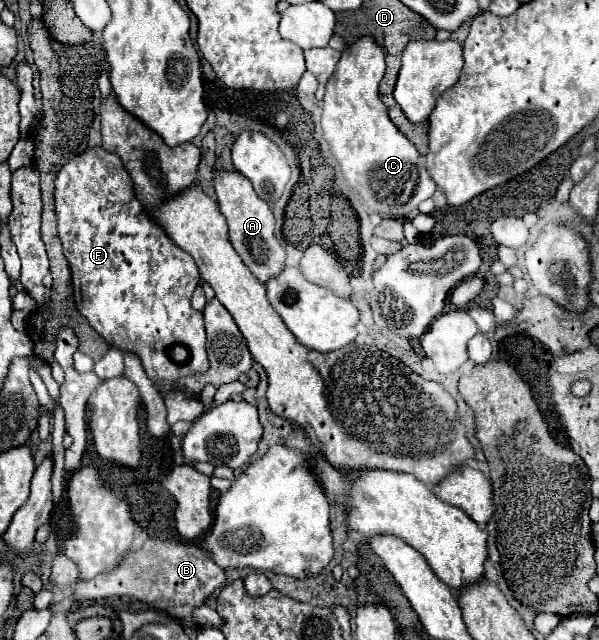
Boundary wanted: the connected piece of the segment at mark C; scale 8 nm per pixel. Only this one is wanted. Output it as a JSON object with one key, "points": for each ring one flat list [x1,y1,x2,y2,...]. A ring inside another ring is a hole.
{"points":[[360,37,350,45,328,81,322,99,322,129,332,145,332,153,338,155,338,165,346,183,360,193,366,205,376,213,404,219,414,213,424,199,434,195,436,185,426,173,426,167,418,165,418,149,396,129,388,117,386,105,378,97,384,69,384,51,372,37]]}

